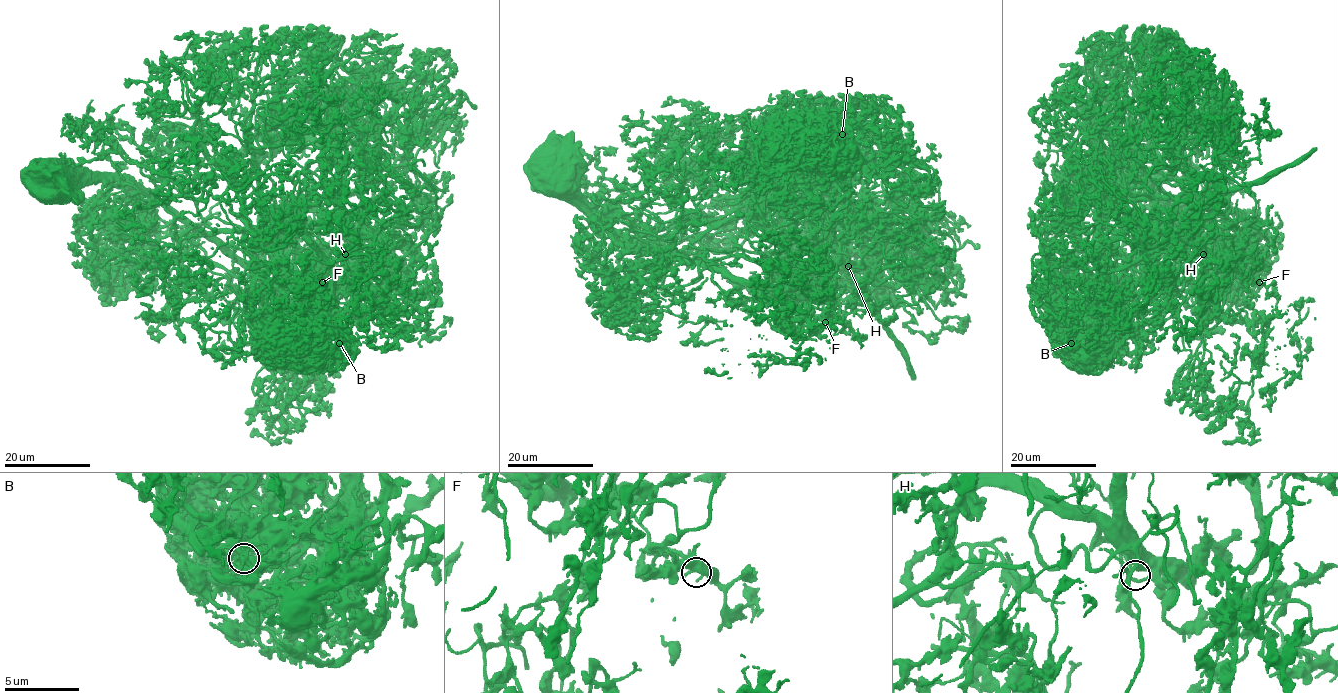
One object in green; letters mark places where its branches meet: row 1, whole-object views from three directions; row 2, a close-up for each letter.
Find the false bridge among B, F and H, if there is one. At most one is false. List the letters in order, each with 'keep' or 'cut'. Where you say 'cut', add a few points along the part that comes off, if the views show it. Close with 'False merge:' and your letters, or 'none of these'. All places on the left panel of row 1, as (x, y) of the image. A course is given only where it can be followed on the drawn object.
B: cut; course (339, 343), (323, 324), (331, 270), (294, 209), (302, 201), (347, 196), (379, 182), (410, 147)
F: keep
H: keep
False merge: B

